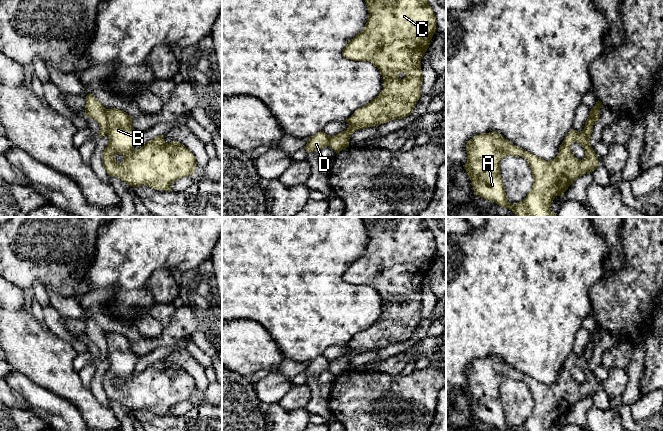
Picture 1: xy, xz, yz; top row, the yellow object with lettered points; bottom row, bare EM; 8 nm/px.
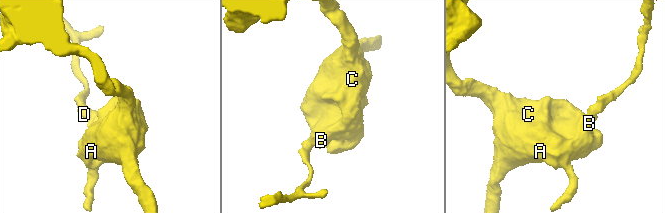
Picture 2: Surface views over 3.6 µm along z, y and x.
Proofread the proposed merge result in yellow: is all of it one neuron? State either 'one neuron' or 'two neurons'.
two neurons

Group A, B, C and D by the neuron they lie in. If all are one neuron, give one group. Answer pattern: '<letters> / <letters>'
A B C / D

